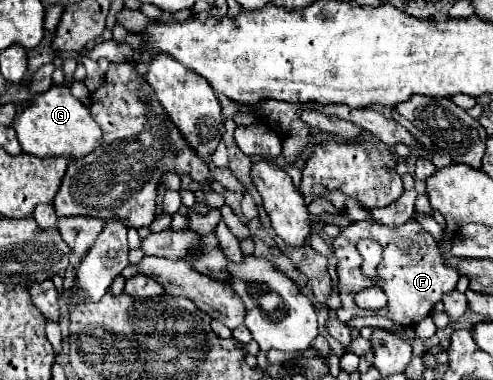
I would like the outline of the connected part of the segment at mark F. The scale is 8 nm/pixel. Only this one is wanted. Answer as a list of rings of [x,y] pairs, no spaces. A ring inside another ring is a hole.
[[[414,219],[400,227],[386,227],[376,221],[358,221],[350,227],[344,227],[342,233],[334,239],[334,255],[338,257],[338,275],[340,275],[340,299],[342,307],[336,311],[342,323],[348,323],[354,315],[384,315],[390,317],[398,325],[416,325],[424,317],[434,311],[434,305],[442,301],[442,297],[456,289],[458,273],[452,267],[444,265],[442,253],[432,239],[430,233],[422,229],[422,225]],[[360,239],[374,239],[382,245],[382,261],[374,277],[366,277],[362,273],[362,257],[356,249],[356,241]],[[370,285],[378,285],[384,289],[388,297],[388,305],[380,311],[362,311],[354,305],[354,295],[360,289]]]

